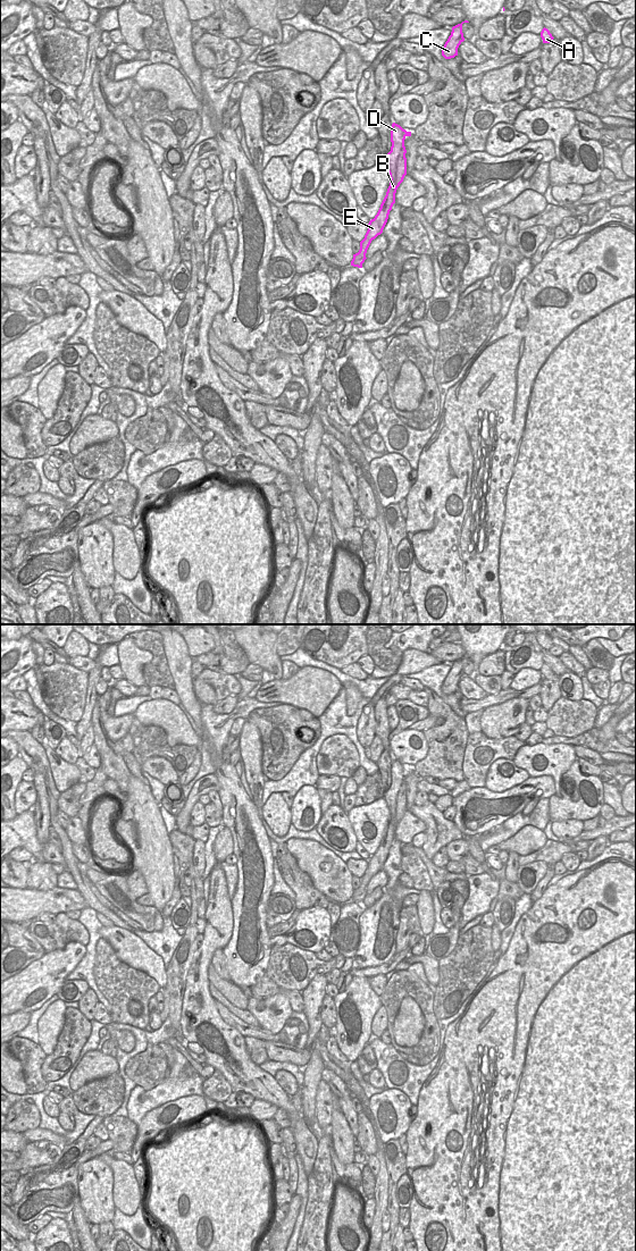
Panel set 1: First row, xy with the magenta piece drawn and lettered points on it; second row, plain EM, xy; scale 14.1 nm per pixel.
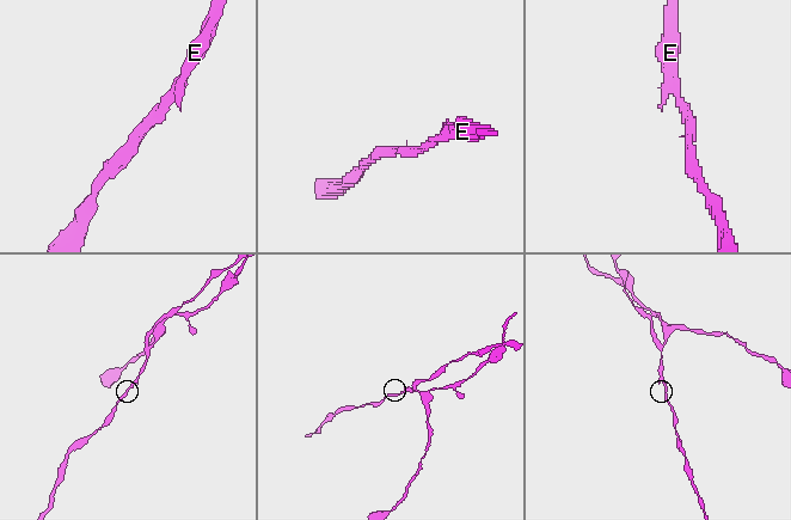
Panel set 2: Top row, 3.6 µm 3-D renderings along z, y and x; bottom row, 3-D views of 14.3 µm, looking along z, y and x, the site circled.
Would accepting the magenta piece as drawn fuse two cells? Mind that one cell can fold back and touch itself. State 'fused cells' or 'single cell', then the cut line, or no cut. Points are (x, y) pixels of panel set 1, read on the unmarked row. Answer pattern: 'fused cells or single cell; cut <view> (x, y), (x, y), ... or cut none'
fused cells; cut xy (403, 780), (398, 795), (398, 806), (406, 809)

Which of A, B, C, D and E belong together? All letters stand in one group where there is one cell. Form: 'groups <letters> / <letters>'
groups A C / B D E

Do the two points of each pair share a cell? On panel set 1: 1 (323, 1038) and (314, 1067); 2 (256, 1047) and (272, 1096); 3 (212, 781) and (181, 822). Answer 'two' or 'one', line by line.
1: one
2: two
3: one

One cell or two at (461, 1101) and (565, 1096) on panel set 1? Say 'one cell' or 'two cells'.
one cell

